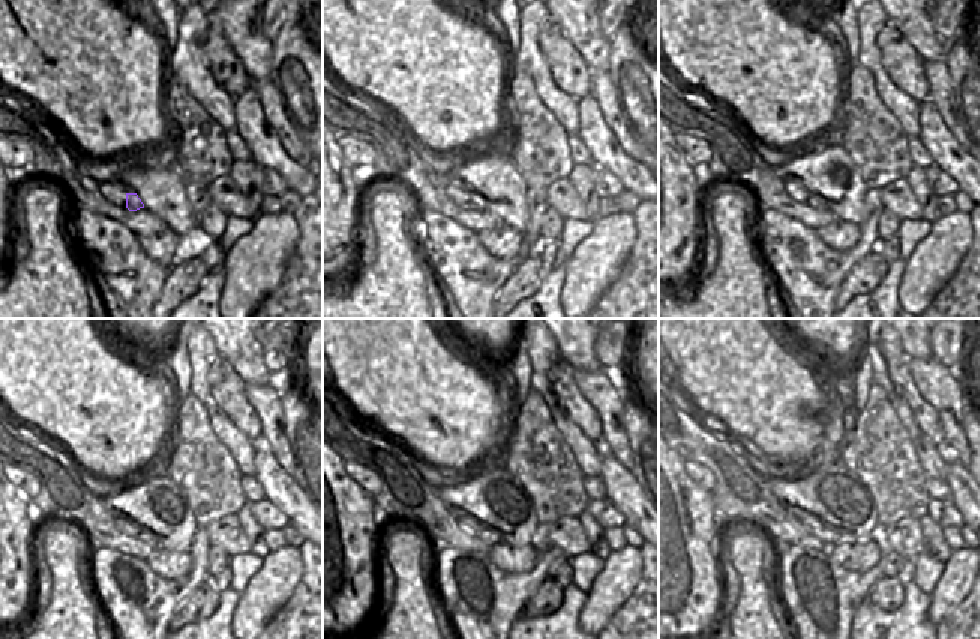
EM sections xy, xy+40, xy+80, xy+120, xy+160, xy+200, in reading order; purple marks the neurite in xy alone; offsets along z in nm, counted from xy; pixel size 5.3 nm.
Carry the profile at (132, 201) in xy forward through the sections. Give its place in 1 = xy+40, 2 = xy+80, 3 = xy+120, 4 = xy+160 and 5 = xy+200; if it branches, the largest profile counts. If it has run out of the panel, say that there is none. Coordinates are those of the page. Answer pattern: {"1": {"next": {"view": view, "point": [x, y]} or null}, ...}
{"1": {"next": {"view": "xy+40", "point": [474, 200]}}, "2": {"next": {"view": "xy+80", "point": [815, 203]}}, "3": {"next": {"view": "xy+120", "point": [147, 536]}}, "4": {"next": {"view": "xy+160", "point": [485, 531]}}, "5": {"next": {"view": "xy+200", "point": [820, 528]}}}

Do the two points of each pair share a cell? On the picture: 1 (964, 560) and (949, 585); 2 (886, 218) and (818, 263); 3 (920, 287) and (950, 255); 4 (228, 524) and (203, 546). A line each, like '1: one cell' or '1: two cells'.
1: one cell
2: two cells
3: one cell
4: two cells

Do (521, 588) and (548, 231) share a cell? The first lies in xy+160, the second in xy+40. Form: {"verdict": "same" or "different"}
{"verdict": "different"}

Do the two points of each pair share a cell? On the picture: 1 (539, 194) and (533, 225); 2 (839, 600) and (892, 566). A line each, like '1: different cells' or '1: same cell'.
1: same cell
2: different cells

